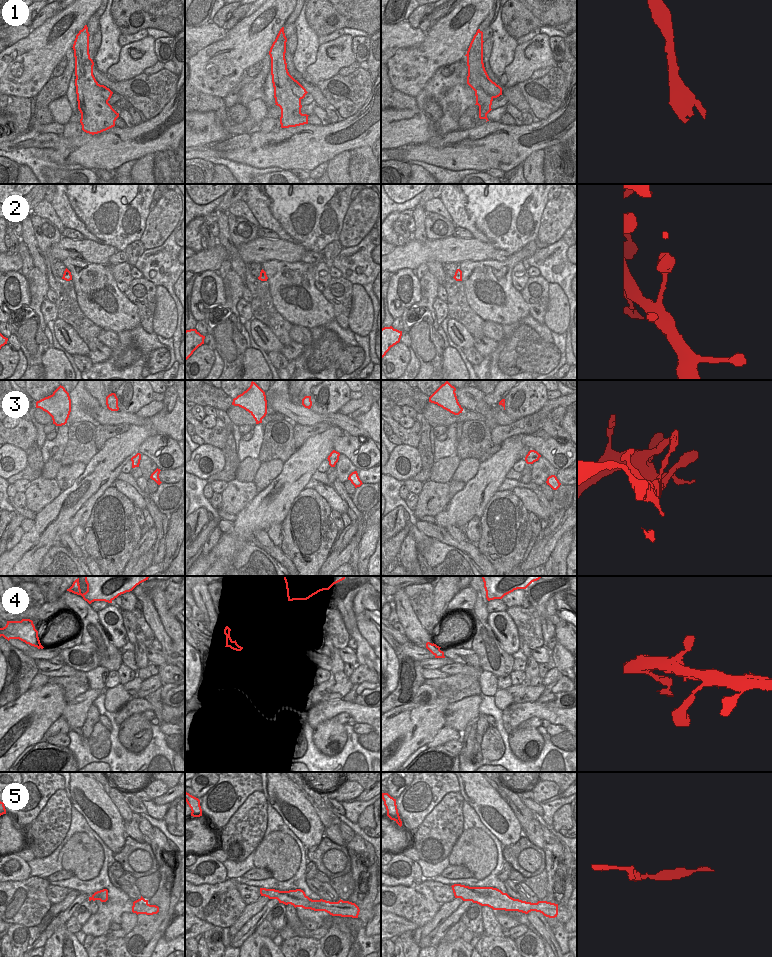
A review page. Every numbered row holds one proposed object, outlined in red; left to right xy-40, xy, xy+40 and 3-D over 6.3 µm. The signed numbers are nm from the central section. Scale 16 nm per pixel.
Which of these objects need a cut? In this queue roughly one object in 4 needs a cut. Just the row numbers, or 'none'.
1

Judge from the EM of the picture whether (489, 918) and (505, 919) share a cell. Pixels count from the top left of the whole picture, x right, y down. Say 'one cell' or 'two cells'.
two cells

